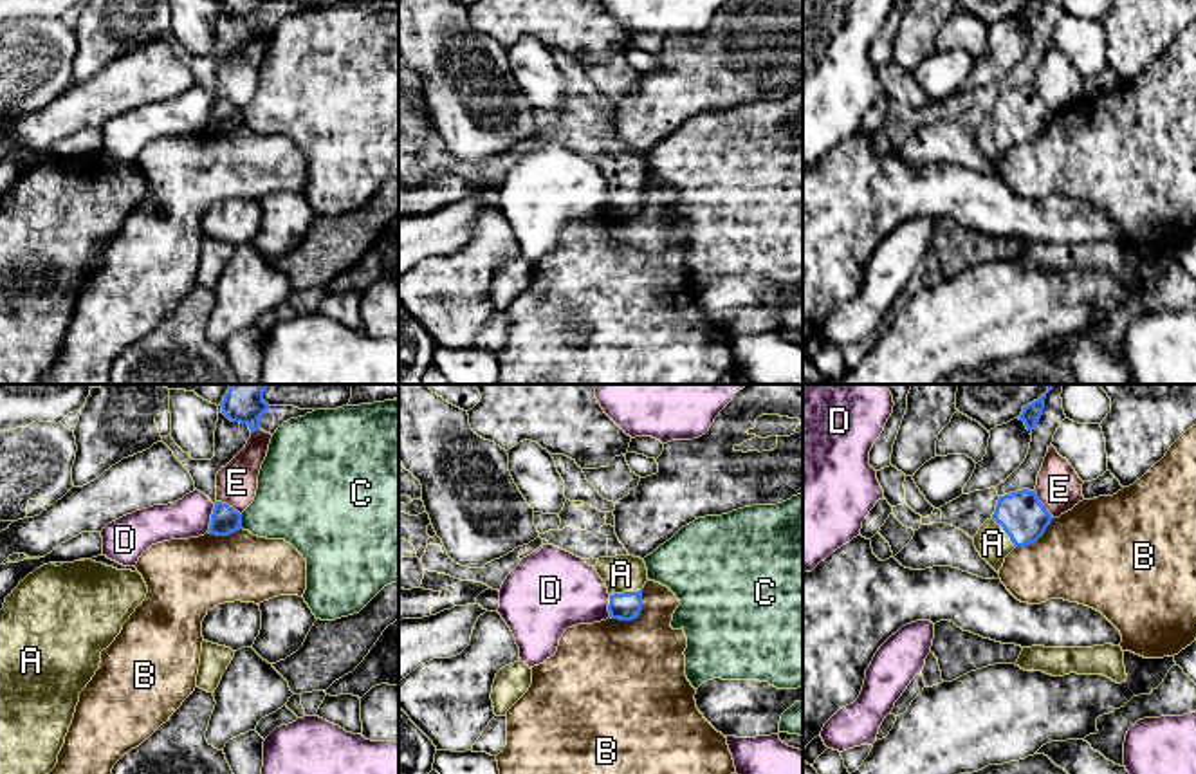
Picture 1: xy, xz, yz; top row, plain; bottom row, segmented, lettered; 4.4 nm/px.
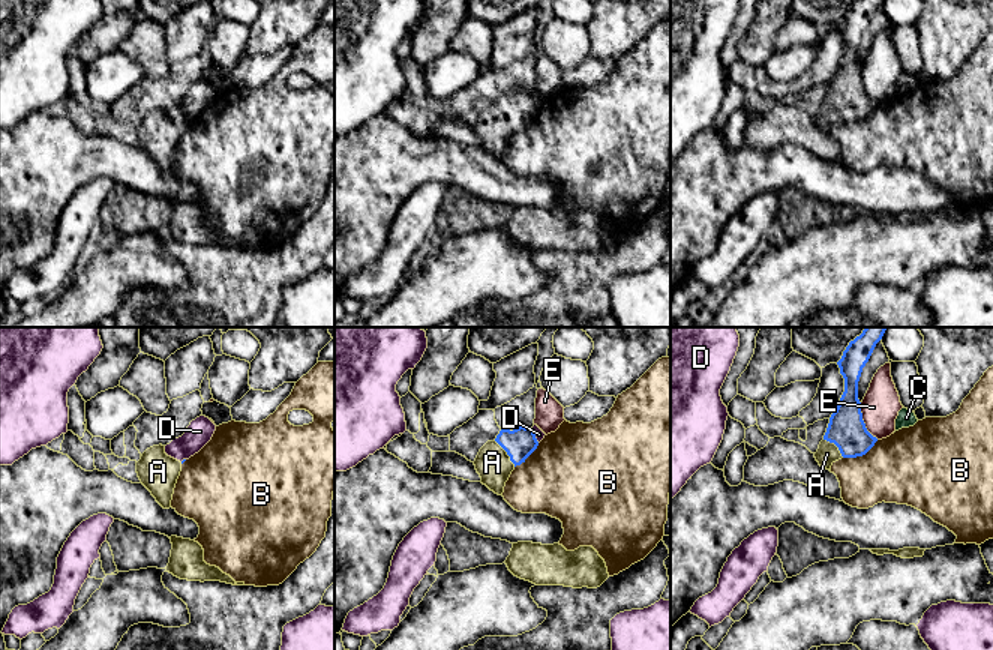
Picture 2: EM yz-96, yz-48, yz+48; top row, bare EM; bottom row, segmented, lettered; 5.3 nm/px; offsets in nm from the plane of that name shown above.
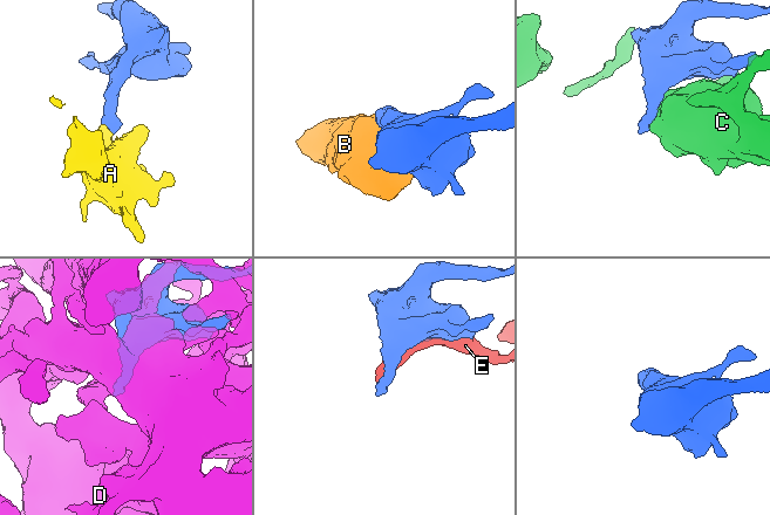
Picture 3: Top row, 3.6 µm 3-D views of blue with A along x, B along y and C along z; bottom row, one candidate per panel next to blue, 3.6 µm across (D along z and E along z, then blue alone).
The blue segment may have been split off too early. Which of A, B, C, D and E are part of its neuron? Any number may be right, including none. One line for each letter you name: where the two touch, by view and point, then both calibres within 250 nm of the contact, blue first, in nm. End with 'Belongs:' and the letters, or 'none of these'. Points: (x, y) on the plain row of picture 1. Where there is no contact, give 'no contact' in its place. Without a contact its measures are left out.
A: meets blue in xz at (625, 188); 130 nm thick on the blue side, 160 nm on the other
Belongs: A

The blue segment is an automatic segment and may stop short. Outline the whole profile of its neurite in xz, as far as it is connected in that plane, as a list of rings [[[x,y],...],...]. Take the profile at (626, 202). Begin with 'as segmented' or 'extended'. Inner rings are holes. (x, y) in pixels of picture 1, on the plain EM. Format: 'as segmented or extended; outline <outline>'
extended; outline [[[635,152],[599,153],[595,166],[610,189],[610,213],[637,215],[642,206],[642,184],[648,177],[644,155]]]

